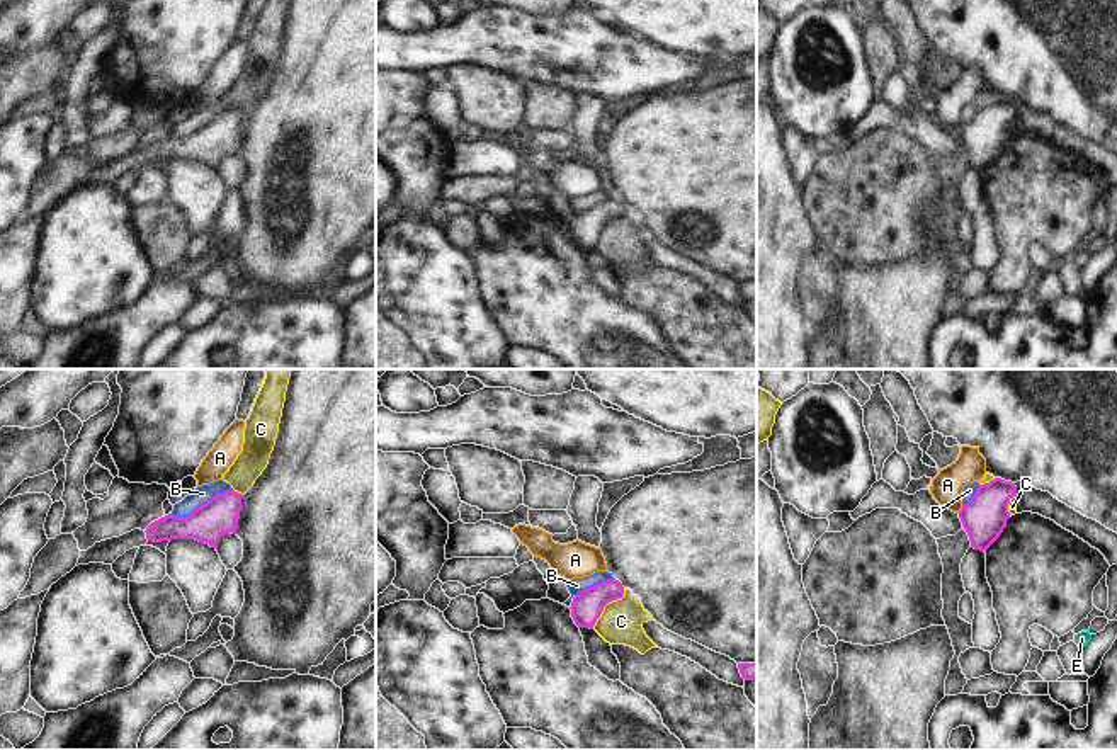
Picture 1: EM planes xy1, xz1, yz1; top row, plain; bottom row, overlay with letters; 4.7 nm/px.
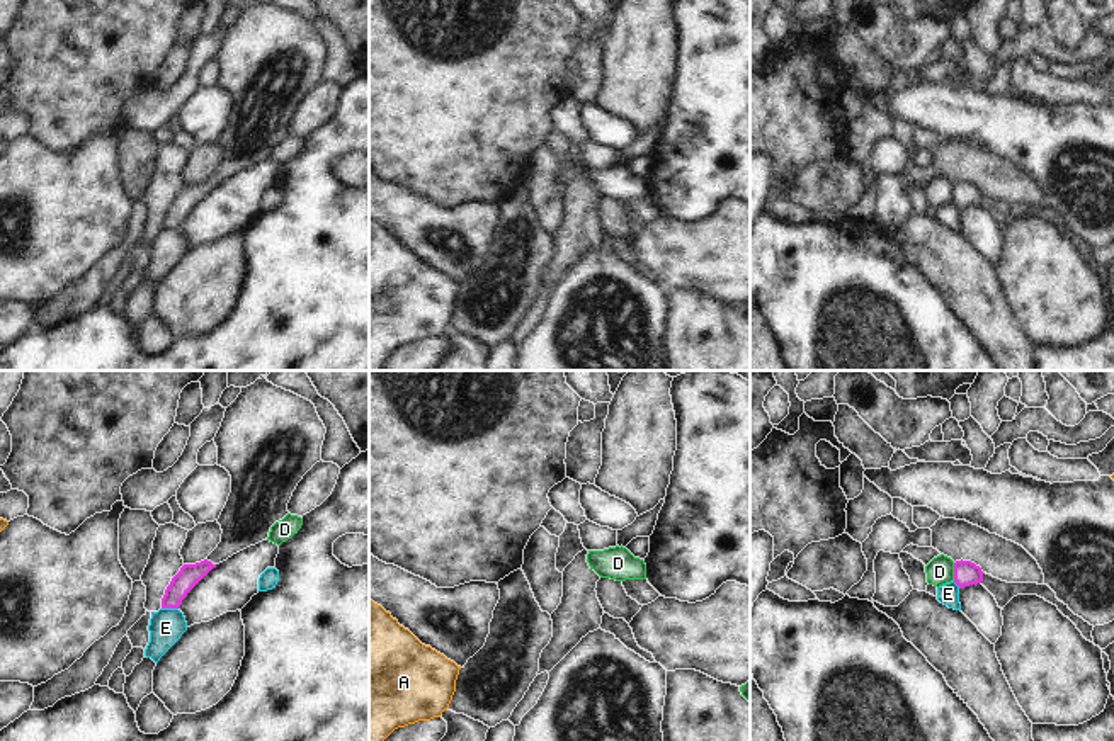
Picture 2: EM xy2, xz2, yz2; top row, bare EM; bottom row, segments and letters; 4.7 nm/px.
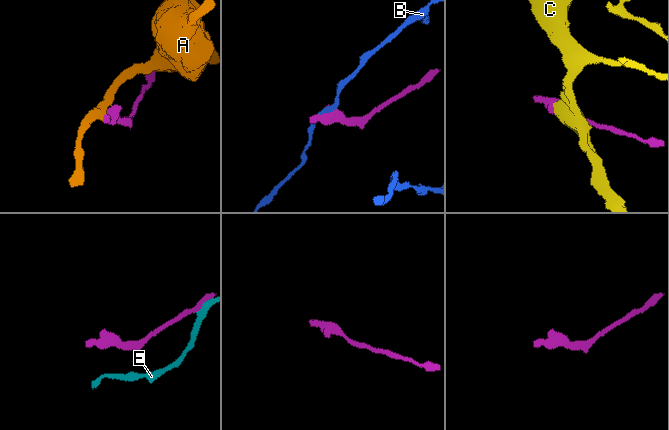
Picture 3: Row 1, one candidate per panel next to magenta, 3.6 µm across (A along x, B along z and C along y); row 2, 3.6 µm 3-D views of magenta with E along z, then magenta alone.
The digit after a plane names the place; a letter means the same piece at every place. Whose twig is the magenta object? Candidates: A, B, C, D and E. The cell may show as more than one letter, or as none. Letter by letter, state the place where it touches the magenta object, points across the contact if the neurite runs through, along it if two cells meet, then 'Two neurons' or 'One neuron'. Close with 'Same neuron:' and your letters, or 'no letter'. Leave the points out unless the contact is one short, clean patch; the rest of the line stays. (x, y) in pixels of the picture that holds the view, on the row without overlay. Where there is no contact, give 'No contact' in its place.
A: Touches magenta at yz1 (959, 130). Boundary: yz1 (963, 126), (958, 131). Two neurons
B: Touches magenta at xy1 (201, 124). Boundary: xy1 (232, 107), (213, 114), (186, 135), (170, 133). Two neurons
C: Touches magenta at xz1 (606, 223). Boundary: xz1 (624, 208), (619, 218), (612, 218), (604, 227), (592, 247). Two neurons
D: Touches magenta at yz2 (954, 191). Boundary: yz2 (953, 182), (954, 199). Two neurons
E: Touches magenta at xy2 (170, 226). Boundary: xy2 (162, 226), (177, 228). Two neurons
Same neuron: no letter

